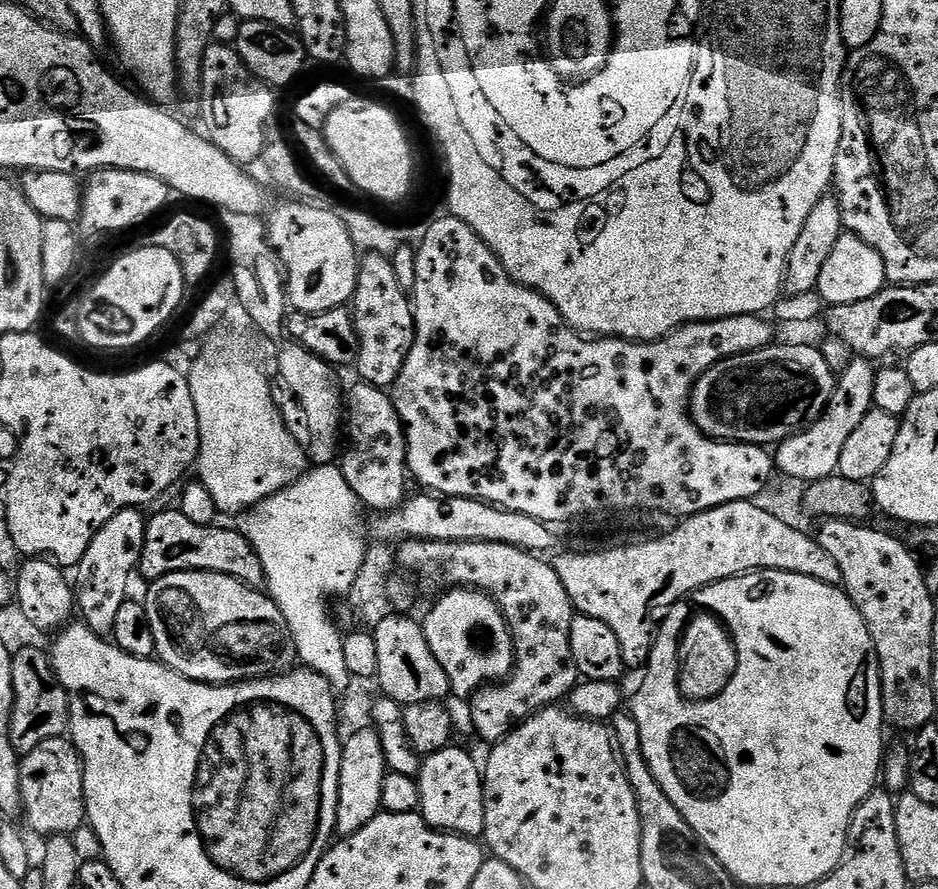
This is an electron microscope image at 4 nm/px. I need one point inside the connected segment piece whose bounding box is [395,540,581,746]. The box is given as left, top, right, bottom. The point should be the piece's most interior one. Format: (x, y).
(534, 603)

